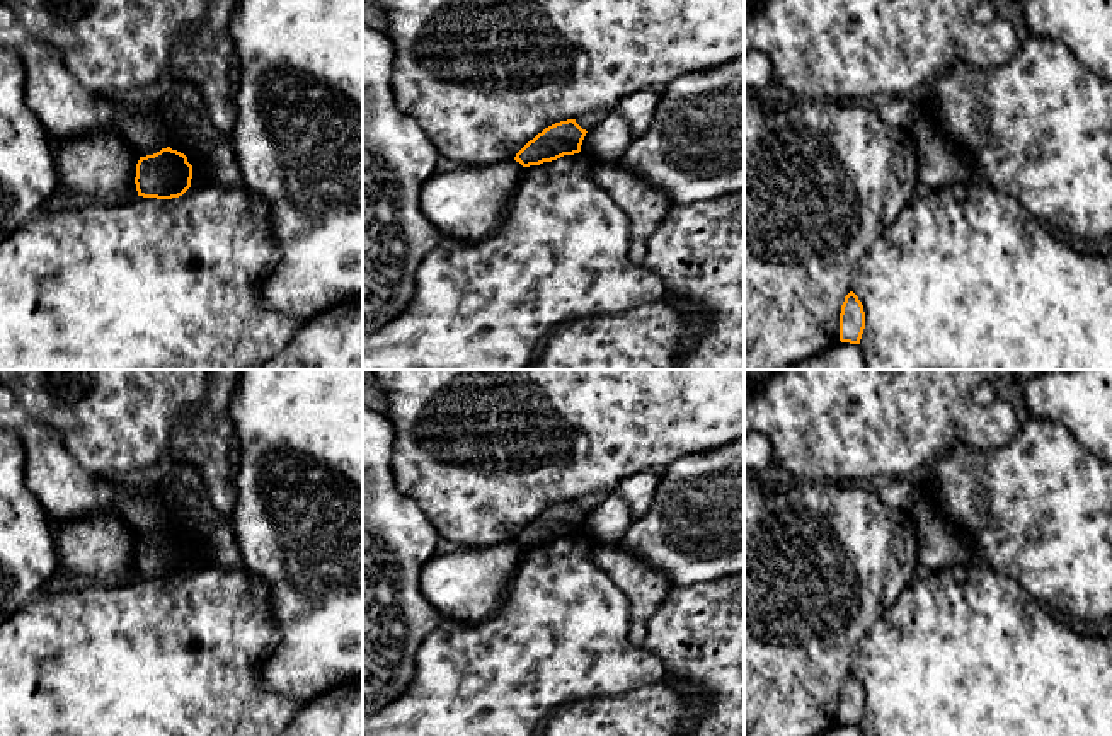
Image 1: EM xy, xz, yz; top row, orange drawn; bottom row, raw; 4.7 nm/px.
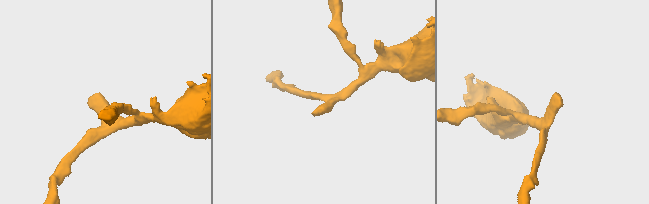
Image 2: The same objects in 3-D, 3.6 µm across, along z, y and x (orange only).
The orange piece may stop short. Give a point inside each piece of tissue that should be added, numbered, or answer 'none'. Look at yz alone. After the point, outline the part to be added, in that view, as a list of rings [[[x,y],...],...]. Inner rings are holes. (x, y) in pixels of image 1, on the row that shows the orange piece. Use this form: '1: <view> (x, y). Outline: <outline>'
none

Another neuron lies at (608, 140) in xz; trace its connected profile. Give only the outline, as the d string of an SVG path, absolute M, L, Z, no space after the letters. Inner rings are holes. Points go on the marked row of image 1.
M611 111L608 118L586 133L581 153L596 160L618 162L632 140L630 124Z

